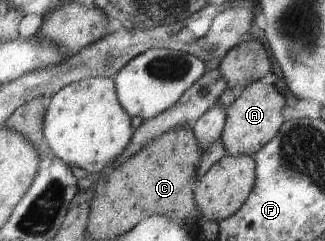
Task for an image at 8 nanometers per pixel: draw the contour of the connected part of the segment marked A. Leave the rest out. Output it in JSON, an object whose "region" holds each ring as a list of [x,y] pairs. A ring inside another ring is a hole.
{"region":[[[256,81],[250,83],[241,95],[227,108],[227,121],[223,132],[223,143],[230,155],[256,156],[263,146],[278,136],[285,119],[283,110],[286,106],[286,96],[278,92],[274,84],[266,85]]]}

